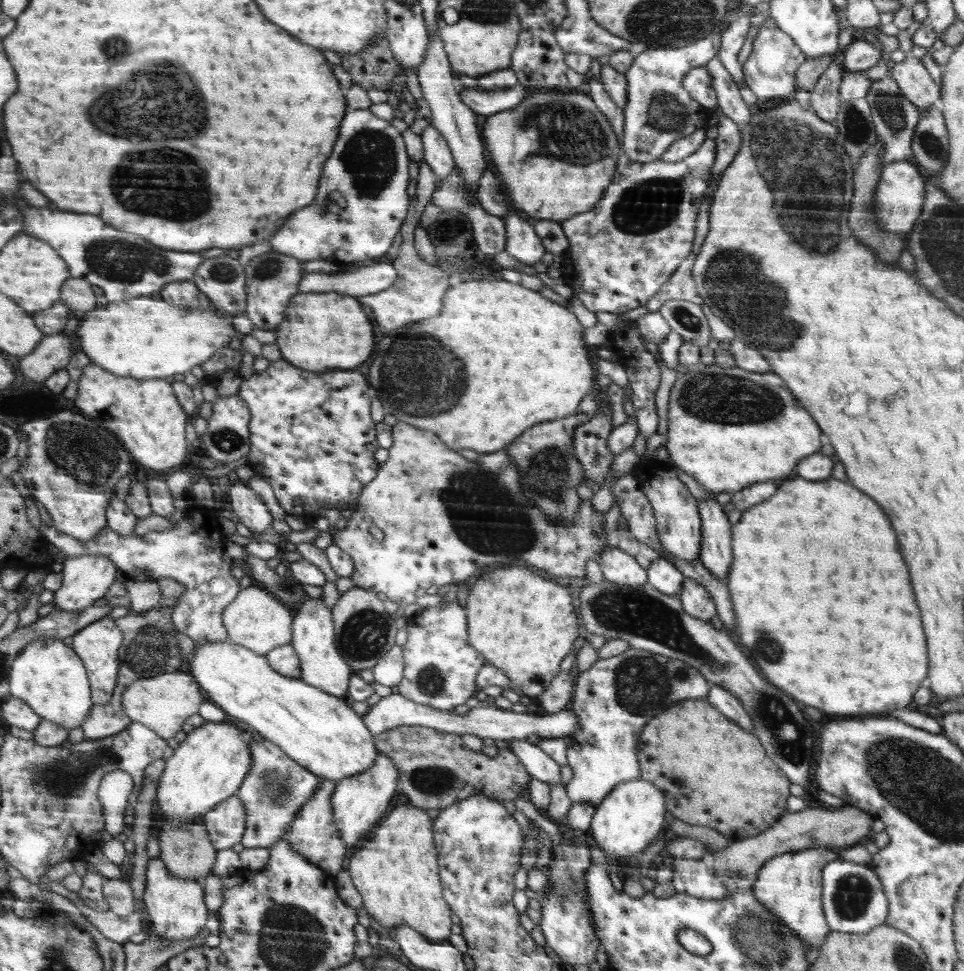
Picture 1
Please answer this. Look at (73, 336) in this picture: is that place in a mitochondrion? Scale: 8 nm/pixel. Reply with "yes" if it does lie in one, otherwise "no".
no

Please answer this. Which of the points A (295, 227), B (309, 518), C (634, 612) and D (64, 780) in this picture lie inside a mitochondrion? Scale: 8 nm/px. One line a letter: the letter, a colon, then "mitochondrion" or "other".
A: other
B: other
C: mitochondrion
D: mitochondrion

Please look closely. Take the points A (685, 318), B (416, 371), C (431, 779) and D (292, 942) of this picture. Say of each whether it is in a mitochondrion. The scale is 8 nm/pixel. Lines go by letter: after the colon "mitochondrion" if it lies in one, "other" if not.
A: mitochondrion
B: mitochondrion
C: mitochondrion
D: mitochondrion

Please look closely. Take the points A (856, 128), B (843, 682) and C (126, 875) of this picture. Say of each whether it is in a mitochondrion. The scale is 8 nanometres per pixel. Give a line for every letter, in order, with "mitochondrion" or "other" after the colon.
A: mitochondrion
B: other
C: other

